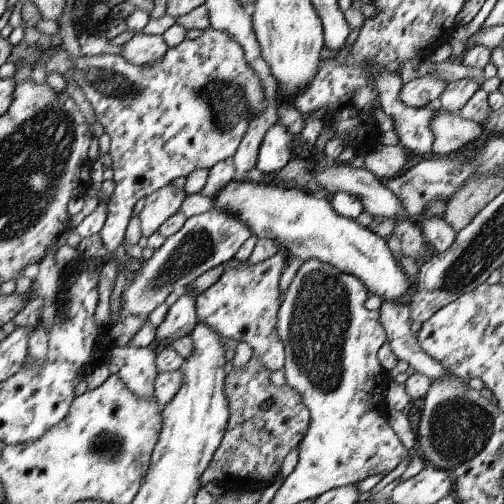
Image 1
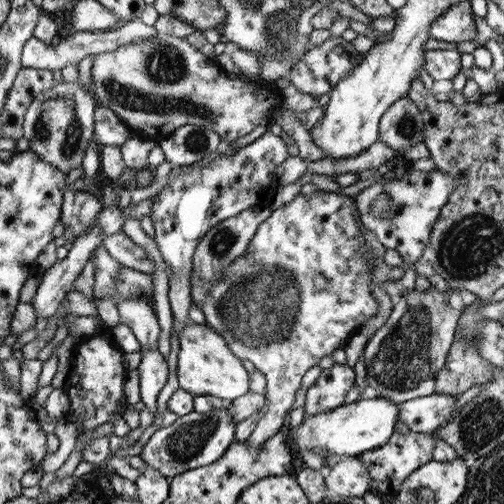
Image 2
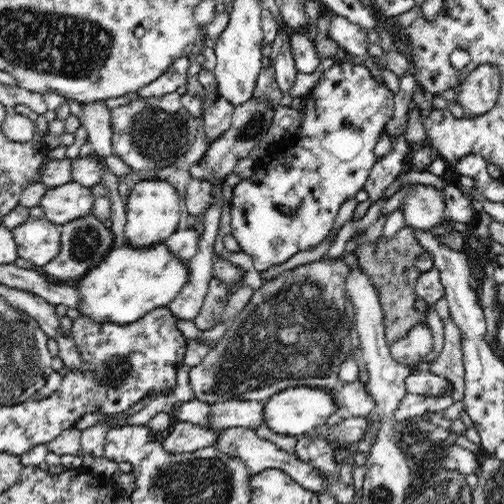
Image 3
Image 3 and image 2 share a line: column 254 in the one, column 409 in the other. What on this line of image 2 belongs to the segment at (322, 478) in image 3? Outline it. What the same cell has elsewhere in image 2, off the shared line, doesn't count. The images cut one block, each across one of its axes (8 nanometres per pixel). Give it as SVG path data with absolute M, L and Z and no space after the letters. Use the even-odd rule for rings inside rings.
M393 432L393 436L387 440L387 444L373 448L361 456L357 456L361 460L361 464L365 464L367 468L367 476L369 476L369 492L373 496L377 496L379 500L391 500L397 496L399 486L403 486L403 480L417 470L419 466L427 464L433 460L433 436L431 434L417 434L417 432L407 432L407 434L399 434Z

